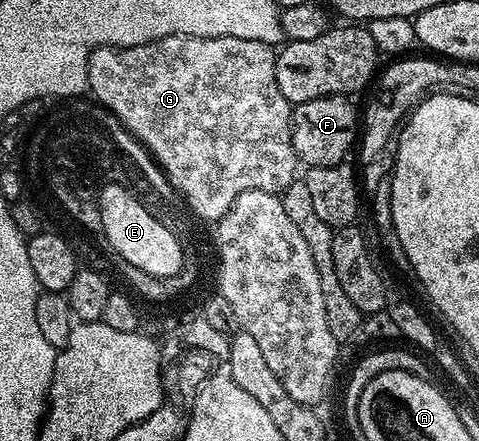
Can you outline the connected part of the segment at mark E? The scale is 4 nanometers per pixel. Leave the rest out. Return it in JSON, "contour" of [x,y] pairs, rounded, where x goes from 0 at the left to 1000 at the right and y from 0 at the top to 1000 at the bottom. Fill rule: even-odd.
{"contour":[[[213,417],[207,429],[207,458],[213,488],[213,522],[228,528],[236,556],[278,592],[278,601],[294,601],[299,617],[361,619],[378,594],[370,583],[370,556],[361,556],[361,537],[334,499],[326,494],[317,472],[309,474],[282,440],[276,426],[244,417]]]}

